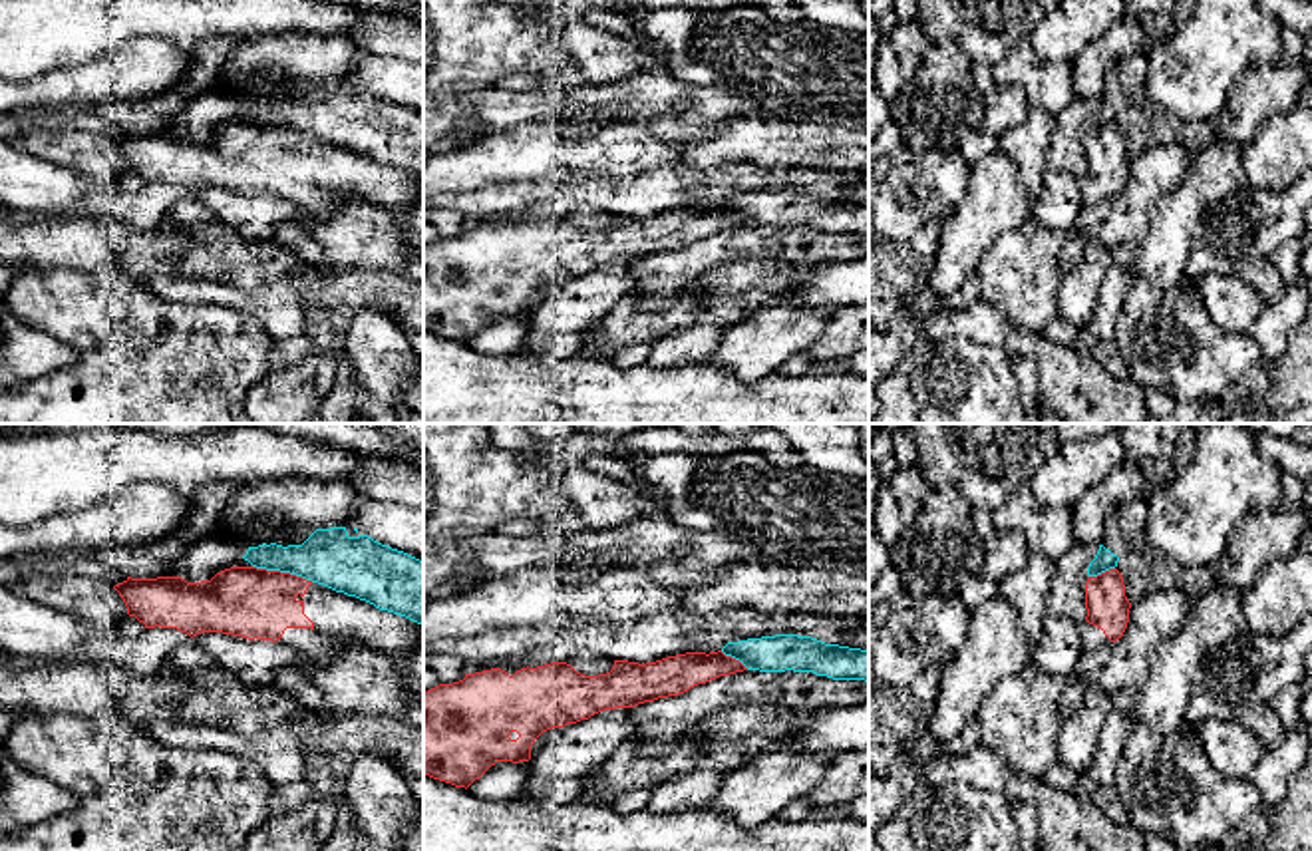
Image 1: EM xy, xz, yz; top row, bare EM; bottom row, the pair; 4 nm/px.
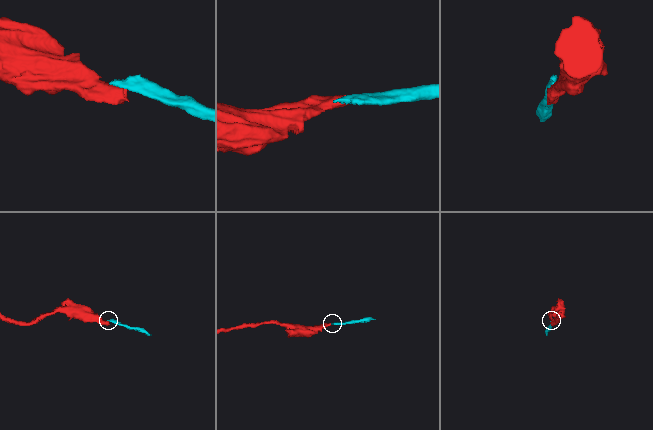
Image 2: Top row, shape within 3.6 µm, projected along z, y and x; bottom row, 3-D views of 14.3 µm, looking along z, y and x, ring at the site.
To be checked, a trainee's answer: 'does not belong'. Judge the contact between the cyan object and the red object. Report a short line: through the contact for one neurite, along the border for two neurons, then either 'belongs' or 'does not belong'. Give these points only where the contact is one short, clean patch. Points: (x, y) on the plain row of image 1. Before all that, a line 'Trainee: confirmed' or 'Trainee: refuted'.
Trainee: confirmed
line xy (253, 120), (289, 126), (313, 136); does not belong

